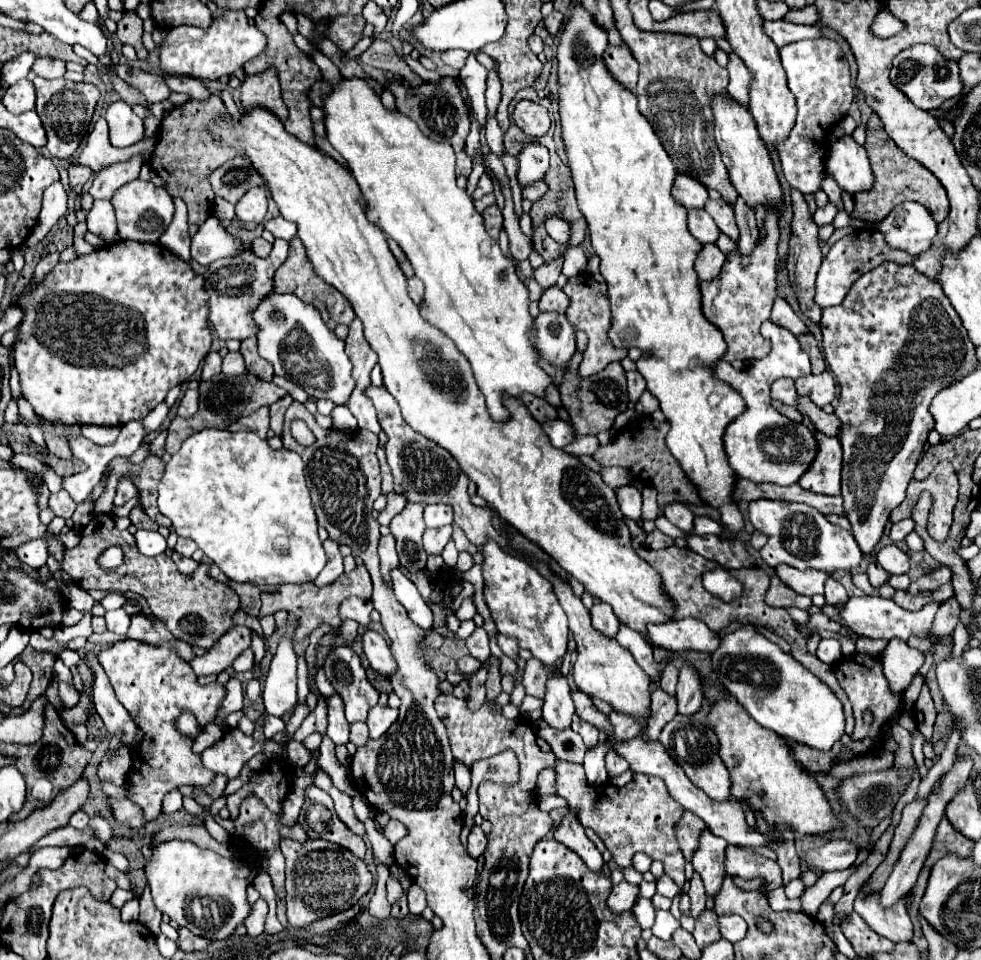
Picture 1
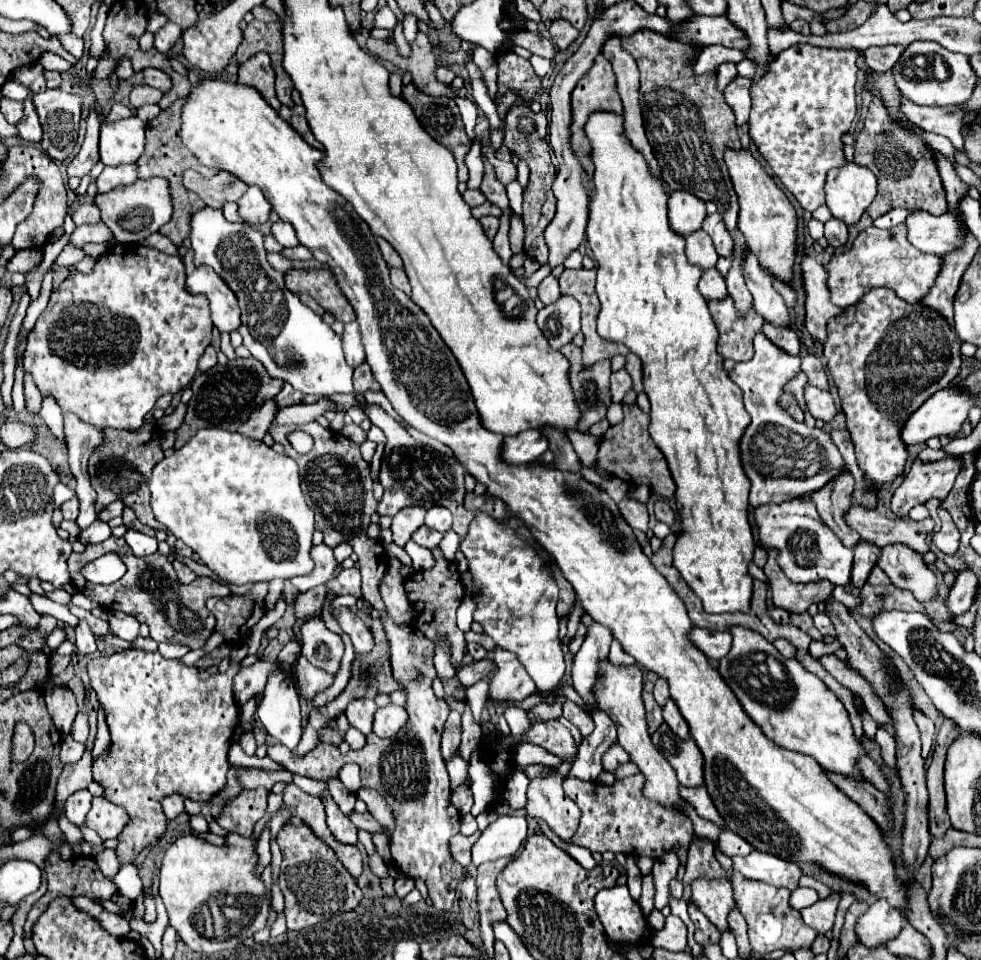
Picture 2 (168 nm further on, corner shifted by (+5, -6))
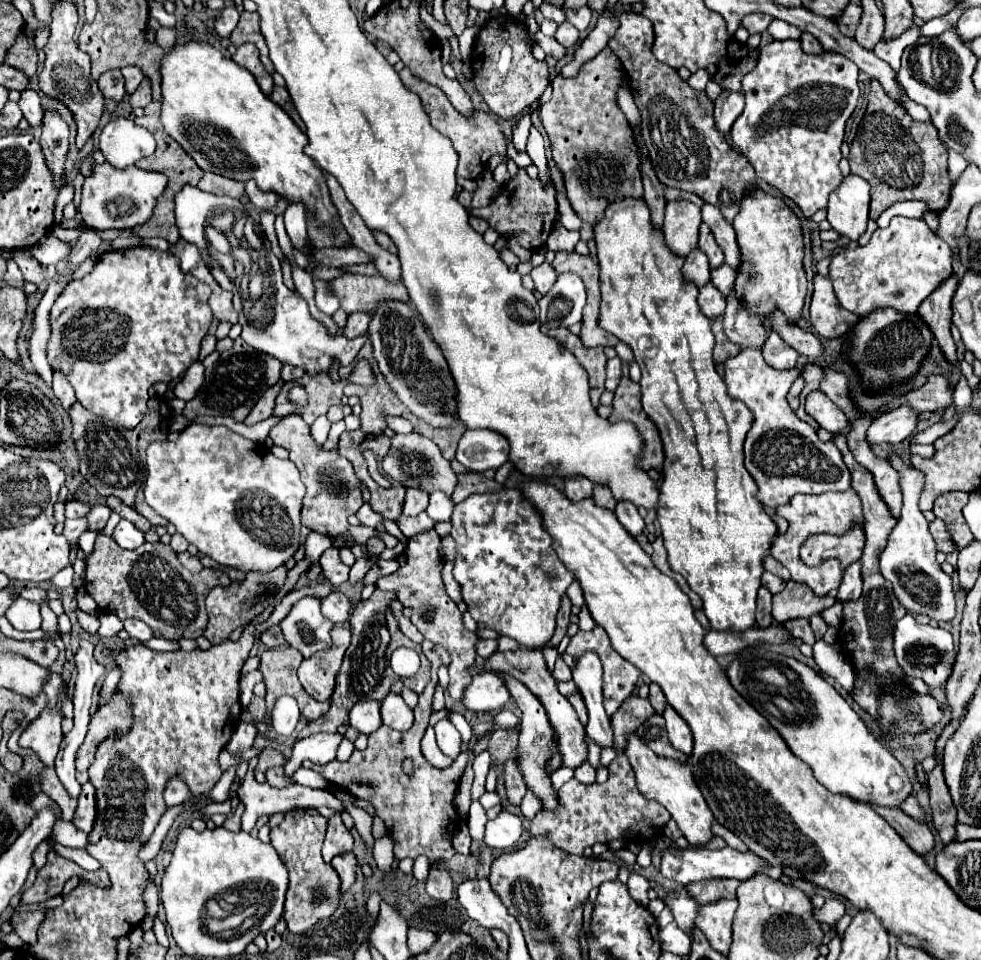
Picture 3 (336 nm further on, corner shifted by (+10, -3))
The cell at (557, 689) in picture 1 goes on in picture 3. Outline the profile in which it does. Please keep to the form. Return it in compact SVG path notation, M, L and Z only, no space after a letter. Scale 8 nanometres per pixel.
M503 489L499 493L471 495L469 499L457 503L451 515L451 523L451 537L457 543L453 577L461 585L463 601L467 603L471 617L477 623L483 623L487 629L515 639L525 649L543 649L545 643L553 637L561 595L575 577L565 569L557 553L553 553L551 539L541 527L541 515L537 515L537 511L517 489Z

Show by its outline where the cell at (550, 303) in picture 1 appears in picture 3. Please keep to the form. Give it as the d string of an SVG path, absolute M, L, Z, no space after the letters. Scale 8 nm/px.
M543 263L531 271L531 279L535 281L535 291L539 291L541 295L547 295L557 279L557 273L549 263Z

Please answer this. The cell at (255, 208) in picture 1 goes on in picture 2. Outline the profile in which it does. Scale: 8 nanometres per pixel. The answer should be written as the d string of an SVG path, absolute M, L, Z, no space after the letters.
M250 186L248 192L238 200L238 204L240 204L240 216L248 224L264 224L270 218L272 212L270 202L256 186Z

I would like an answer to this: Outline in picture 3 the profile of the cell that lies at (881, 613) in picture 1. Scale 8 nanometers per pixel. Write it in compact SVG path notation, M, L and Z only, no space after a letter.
M907 613L903 619L897 621L893 629L893 647L897 663L901 665L905 675L921 677L929 687L943 687L951 677L955 651L953 651L953 635L947 629L923 625L911 613Z

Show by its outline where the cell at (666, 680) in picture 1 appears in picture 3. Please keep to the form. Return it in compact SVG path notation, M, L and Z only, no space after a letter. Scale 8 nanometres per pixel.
M651 683L651 685L649 685L649 701L651 701L653 709L657 711L657 715L661 715L661 711L663 711L663 709L665 709L665 705L667 705L667 701L665 701L665 695L663 695L661 687L659 687L659 685L655 685L655 683Z

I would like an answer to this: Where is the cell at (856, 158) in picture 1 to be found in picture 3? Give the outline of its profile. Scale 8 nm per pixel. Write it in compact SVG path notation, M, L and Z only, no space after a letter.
M847 175L829 195L827 221L839 235L857 241L859 235L867 229L869 189L869 183L859 175Z

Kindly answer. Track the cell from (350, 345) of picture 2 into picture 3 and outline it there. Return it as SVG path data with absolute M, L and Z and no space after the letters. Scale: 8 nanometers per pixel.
M353 313L347 317L347 325L343 329L343 335L347 339L355 339L355 337L361 337L365 331L367 331L367 323L369 323L369 313Z

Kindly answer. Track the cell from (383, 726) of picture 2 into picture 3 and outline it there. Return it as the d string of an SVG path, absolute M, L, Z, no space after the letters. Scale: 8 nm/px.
M387 695L381 701L381 721L395 731L407 731L413 725L413 711L405 705L401 695Z

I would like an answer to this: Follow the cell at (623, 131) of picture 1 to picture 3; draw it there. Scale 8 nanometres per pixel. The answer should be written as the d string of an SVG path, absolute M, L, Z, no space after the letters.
M625 197L621 201L613 201L607 205L605 215L601 219L601 223L593 225L593 237L595 237L595 247L597 247L597 257L599 257L599 287L601 287L601 313L599 313L599 327L613 333L619 341L627 343L633 353L635 353L635 361L641 367L641 395L643 395L643 411L647 413L647 417L657 425L659 429L659 437L663 441L663 451L665 451L665 463L663 463L663 485L661 485L661 495L659 495L659 503L657 503L657 521L661 525L661 535L665 539L665 549L667 549L667 559L673 571L681 573L689 587L703 599L703 611L707 615L707 619L711 621L713 629L733 629L733 631L745 631L749 627L755 625L755 599L757 599L757 589L761 585L761 573L763 573L763 557L769 555L769 547L771 541L777 533L777 527L773 523L773 519L763 511L763 505L755 499L757 493L757 485L753 481L753 477L745 471L743 467L743 441L745 435L751 427L753 415L751 411L745 407L745 403L733 399L727 393L727 387L721 379L721 375L715 371L715 361L711 357L713 353L713 345L715 345L715 337L711 331L711 319L705 317L701 313L701 309L697 307L697 287L693 283L687 283L683 277L683 257L675 255L667 245L665 245L665 237L663 231L657 229L651 223L651 215L649 215L649 207L645 205L643 199L633 199L633 197Z

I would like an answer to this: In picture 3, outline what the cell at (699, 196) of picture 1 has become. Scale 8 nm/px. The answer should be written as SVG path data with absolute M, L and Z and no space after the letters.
M687 199L669 201L665 207L663 233L669 249L677 255L687 255L697 247L697 233L701 225L701 209Z

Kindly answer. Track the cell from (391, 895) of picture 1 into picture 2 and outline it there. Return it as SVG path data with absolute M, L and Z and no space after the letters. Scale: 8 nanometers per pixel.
M374 852L374 854L370 856L370 868L372 868L372 872L374 872L378 878L386 878L386 876L388 876L388 866L384 864L384 860L380 858L378 852Z

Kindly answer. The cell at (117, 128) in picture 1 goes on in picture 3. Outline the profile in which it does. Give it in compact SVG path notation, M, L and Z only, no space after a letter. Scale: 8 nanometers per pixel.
M117 117L103 127L99 149L109 165L123 169L151 155L155 151L155 139L145 127L135 125L131 119Z

